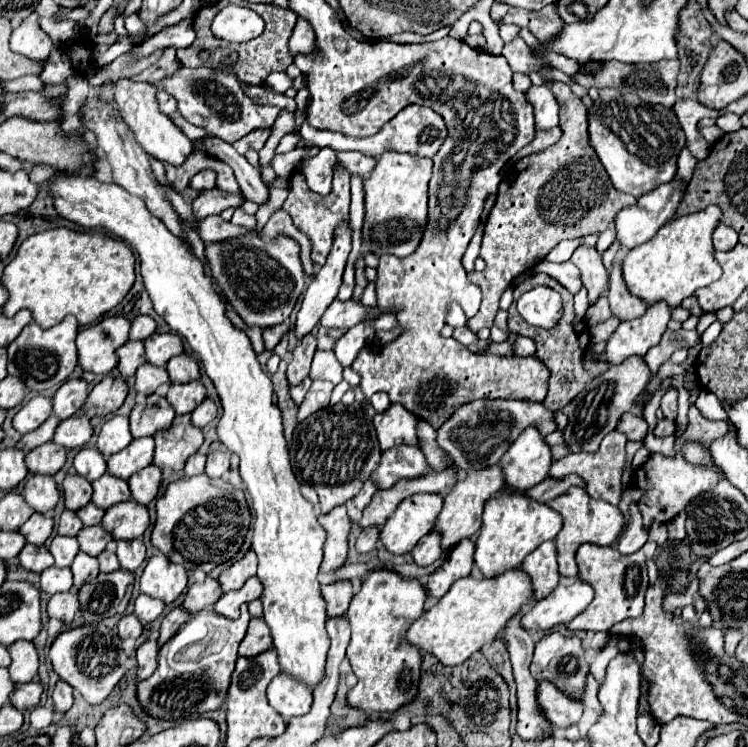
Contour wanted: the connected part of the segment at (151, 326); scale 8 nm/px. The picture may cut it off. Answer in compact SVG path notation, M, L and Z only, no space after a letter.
M138 315L134 321L132 321L132 329L130 329L130 339L136 341L144 341L148 339L152 333L156 331L156 321L148 315Z

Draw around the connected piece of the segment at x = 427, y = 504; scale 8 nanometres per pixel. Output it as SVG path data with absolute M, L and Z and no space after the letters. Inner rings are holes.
M418 493L404 499L380 529L382 545L394 555L408 553L420 537L430 533L440 509L442 495L438 493Z

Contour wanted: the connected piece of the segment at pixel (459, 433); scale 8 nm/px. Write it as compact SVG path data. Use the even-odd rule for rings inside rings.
M496 399L496 401L474 401L456 409L454 417L438 429L438 445L456 461L456 465L466 471L486 469L496 465L506 449L518 439L526 427L536 427L542 437L556 431L554 413L548 411L542 403L534 401L516 401L516 399Z

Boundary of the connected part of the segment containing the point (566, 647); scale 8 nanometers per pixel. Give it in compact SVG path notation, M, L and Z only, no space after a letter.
M560 633L544 635L536 643L534 659L532 659L532 665L530 665L530 673L532 673L532 677L536 681L546 679L546 681L554 683L568 697L574 697L574 699L580 699L582 701L584 687L586 687L586 677L588 677L588 663L586 663L586 657L584 657L584 649L582 649L580 639L576 635L574 637L564 637Z

